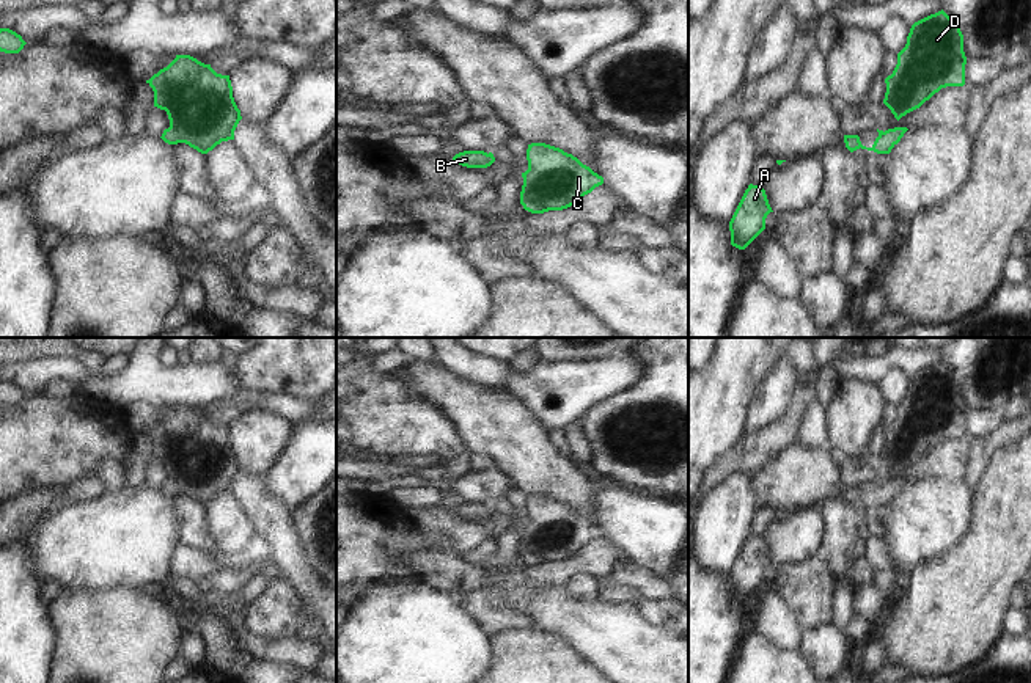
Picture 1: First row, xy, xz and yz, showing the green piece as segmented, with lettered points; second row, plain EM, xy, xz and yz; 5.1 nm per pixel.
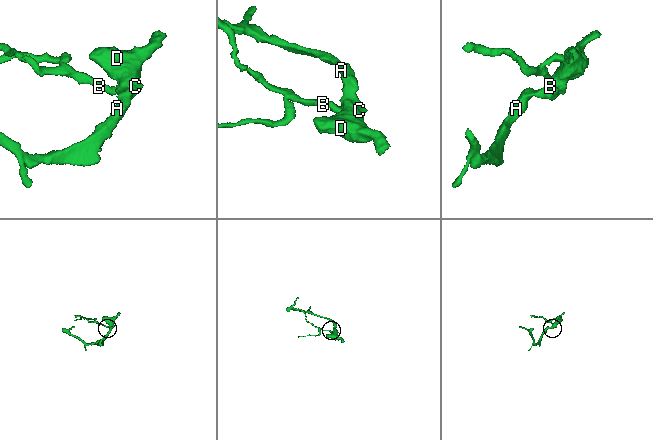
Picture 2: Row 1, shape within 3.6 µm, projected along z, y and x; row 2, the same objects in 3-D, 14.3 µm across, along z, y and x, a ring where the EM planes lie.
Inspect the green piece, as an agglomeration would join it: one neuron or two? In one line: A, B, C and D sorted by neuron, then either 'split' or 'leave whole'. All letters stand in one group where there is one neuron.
A C D / B; split

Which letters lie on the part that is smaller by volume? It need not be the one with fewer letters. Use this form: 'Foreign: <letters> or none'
Foreign: B

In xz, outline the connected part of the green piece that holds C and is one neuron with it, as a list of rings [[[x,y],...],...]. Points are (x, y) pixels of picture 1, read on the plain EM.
[[[545,495],[528,496],[527,512],[520,550],[531,565],[567,561],[604,535],[577,509]]]

